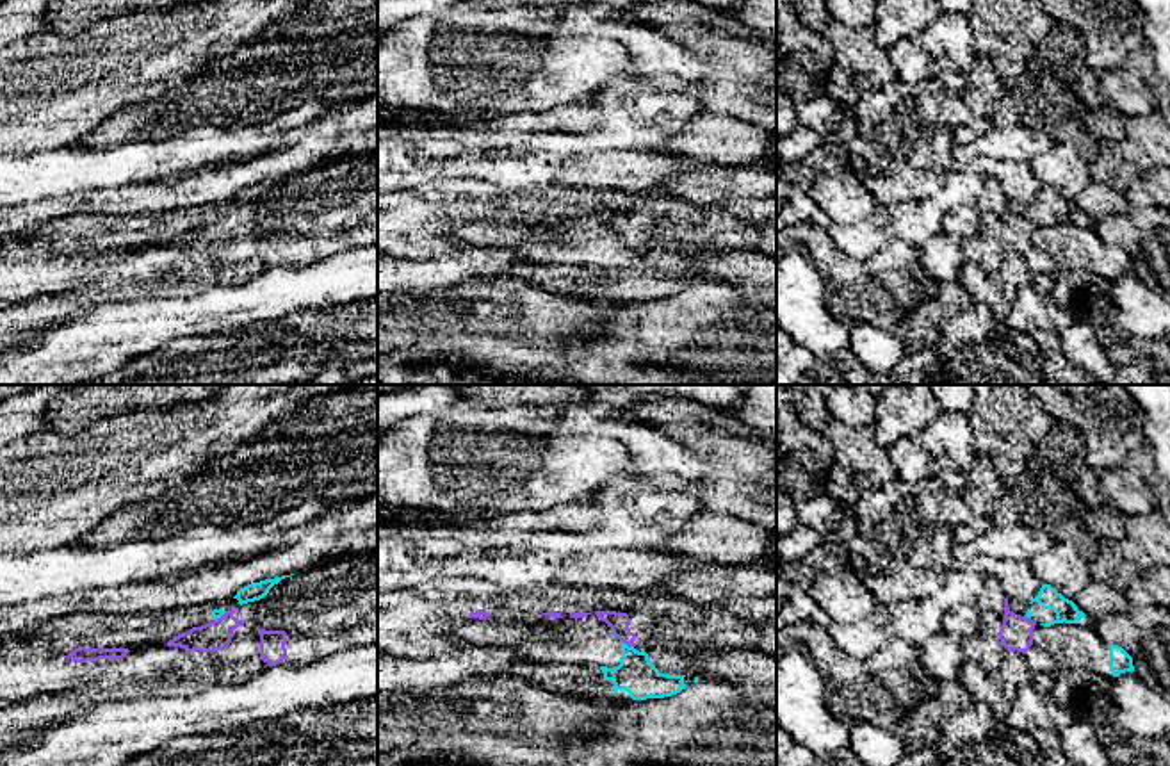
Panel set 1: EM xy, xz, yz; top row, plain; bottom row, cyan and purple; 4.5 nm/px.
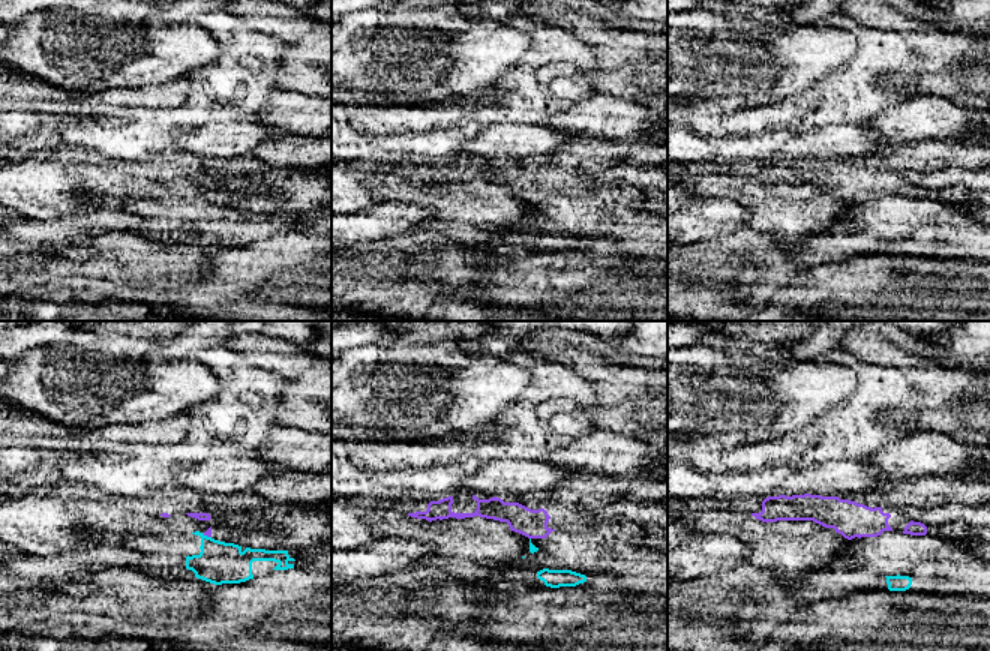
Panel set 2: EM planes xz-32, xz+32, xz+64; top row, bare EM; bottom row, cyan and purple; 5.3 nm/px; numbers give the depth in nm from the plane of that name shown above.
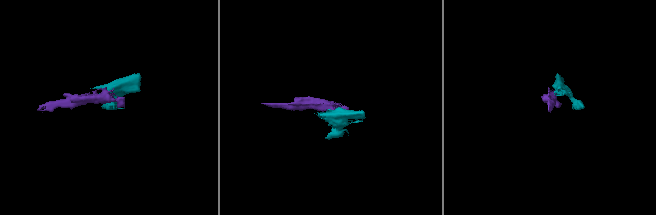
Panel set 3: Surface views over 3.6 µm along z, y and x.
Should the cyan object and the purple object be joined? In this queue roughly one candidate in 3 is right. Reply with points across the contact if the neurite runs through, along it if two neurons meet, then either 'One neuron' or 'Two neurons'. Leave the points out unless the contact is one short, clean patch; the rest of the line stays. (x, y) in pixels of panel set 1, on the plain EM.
Boundary: xz (624, 243), (633, 248). Two neurons

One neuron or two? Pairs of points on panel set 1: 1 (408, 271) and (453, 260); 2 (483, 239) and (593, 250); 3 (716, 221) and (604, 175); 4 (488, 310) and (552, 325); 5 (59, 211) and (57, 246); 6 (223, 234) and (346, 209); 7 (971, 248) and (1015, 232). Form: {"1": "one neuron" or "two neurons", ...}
{"1": "one neuron", "2": "one neuron", "3": "two neurons", "4": "one neuron", "5": "two neurons", "6": "one neuron", "7": "two neurons"}

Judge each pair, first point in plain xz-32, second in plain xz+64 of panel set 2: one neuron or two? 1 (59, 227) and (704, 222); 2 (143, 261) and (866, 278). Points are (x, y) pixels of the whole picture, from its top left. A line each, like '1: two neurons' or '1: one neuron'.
1: one neuron
2: two neurons

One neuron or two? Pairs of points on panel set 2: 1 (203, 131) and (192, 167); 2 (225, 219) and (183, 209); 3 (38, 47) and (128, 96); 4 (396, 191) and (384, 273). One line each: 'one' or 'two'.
1: two
2: one
3: two
4: two

